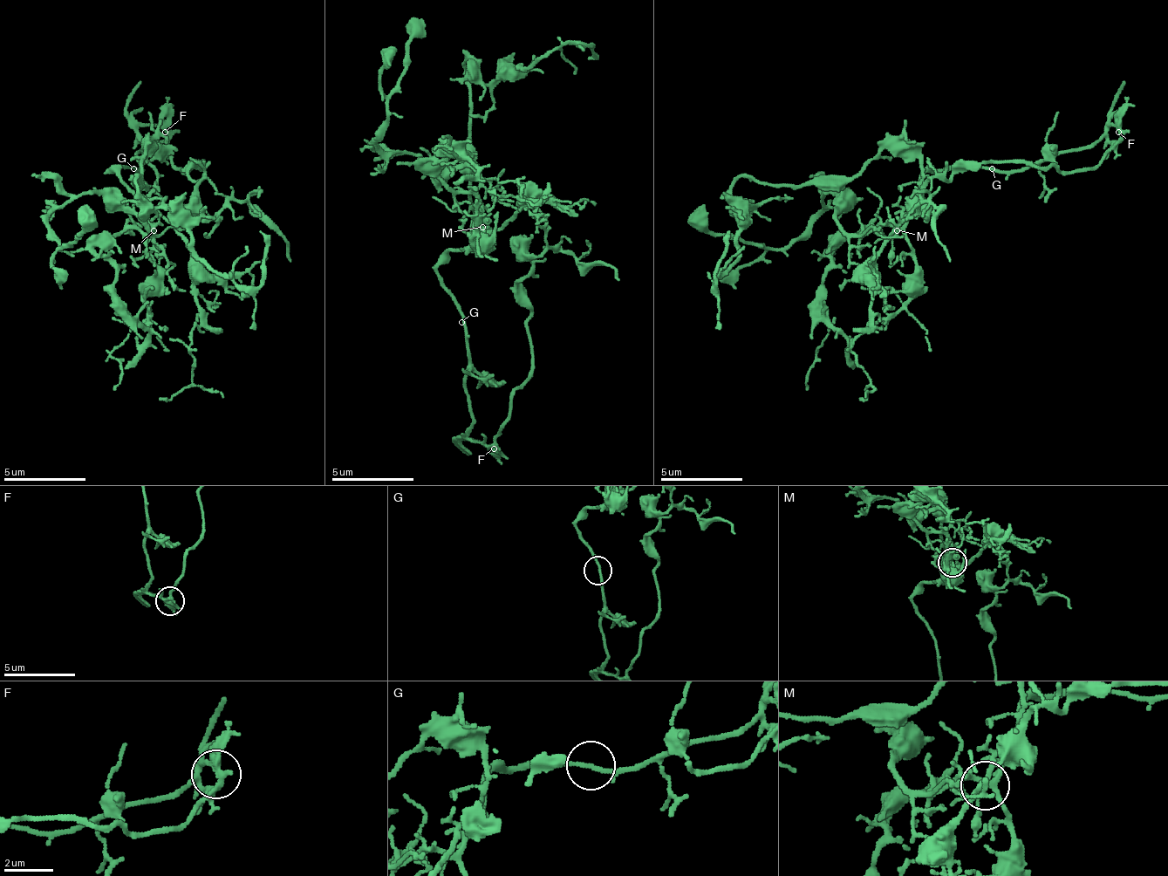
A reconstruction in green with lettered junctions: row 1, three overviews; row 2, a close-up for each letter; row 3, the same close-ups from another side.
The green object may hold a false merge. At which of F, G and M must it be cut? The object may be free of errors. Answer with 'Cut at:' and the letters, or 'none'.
Cut at: none

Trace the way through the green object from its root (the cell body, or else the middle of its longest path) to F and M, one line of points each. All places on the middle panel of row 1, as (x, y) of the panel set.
F: (466, 322), (466, 351), (470, 354), (466, 400), (474, 420), (470, 437), (495, 449)
M: (466, 322), (461, 318), (461, 305), (437, 272), (437, 260), (445, 251), (461, 251), (482, 227)

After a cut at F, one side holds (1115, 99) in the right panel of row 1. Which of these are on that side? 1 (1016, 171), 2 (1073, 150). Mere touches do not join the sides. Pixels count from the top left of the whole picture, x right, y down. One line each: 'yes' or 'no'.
1: yes
2: yes

